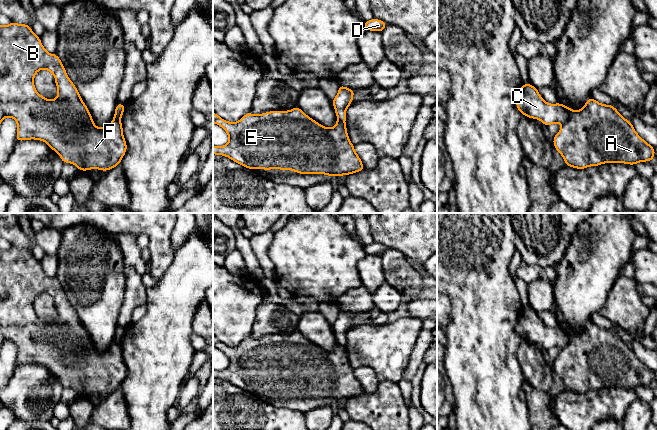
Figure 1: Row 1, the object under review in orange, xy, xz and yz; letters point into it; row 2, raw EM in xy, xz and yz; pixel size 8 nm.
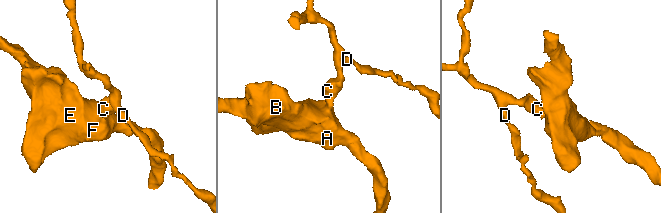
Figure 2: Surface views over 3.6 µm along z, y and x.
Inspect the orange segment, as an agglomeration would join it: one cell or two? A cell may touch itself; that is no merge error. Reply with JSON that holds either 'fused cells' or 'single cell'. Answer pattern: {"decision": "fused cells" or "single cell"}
{"decision": "fused cells"}

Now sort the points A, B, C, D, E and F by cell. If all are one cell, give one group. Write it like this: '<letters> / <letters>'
A B E F / C D

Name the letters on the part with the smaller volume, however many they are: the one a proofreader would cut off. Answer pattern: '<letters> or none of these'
C, D

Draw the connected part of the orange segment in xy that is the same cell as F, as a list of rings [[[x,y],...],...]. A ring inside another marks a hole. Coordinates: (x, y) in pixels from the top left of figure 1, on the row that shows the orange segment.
[[[11,22],[7,26],[0,25],[0,124],[5,117],[17,121],[16,142],[30,139],[41,140],[58,153],[63,163],[72,163],[80,171],[90,169],[108,171],[120,165],[127,151],[121,120],[113,117],[113,121],[104,128],[95,126],[89,109],[67,76],[66,69],[58,55],[48,53],[40,37],[35,35],[30,25],[27,24]],[[41,69],[50,71],[55,77],[58,95],[54,100],[44,98],[35,89],[34,76]]]

